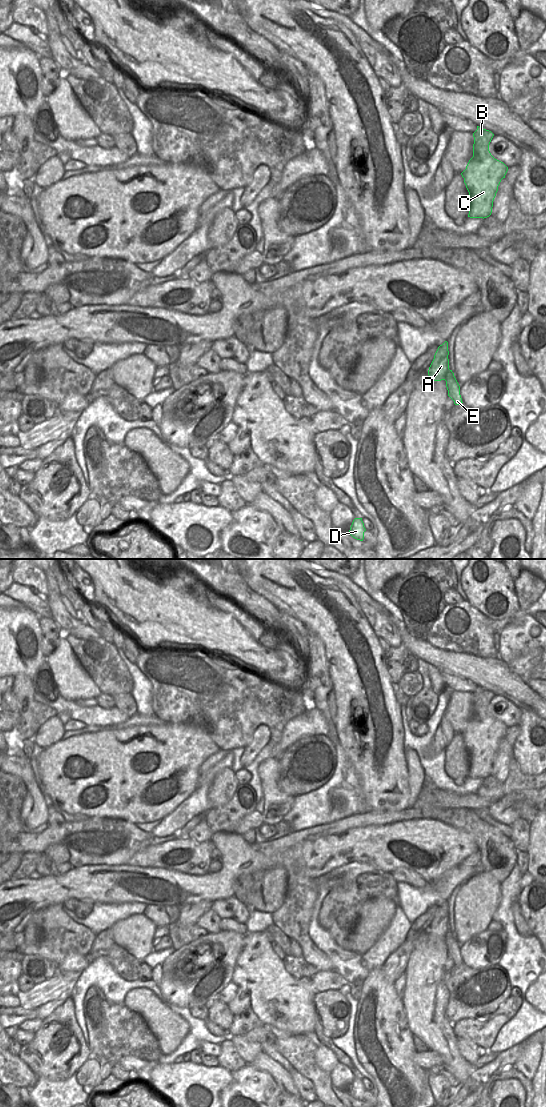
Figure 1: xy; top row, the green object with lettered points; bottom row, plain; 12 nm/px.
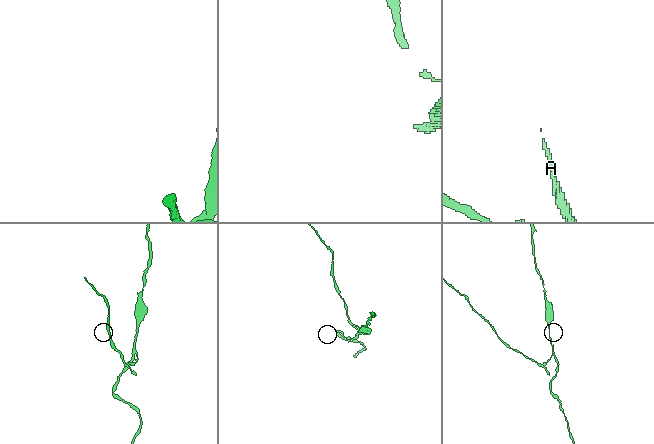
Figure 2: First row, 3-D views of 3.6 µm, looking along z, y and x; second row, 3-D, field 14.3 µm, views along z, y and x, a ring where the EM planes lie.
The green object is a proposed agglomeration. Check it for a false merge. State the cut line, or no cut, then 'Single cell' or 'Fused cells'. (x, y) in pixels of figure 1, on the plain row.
Split along xy (449, 929), (445, 940). Fused cells

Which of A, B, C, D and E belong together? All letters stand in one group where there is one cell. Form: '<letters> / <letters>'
A B C D / E

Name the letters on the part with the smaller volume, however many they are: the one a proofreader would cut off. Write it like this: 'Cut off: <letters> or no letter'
Cut off: E

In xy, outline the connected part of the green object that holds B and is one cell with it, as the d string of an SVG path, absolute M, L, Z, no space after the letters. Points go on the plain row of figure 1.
M477 686L473 693L473 717L469 720L466 729L461 733L464 743L469 752L469 774L470 778L487 778L492 773L493 761L498 751L498 746L508 731L508 727L501 721L495 719L490 711L489 704L494 694Z

